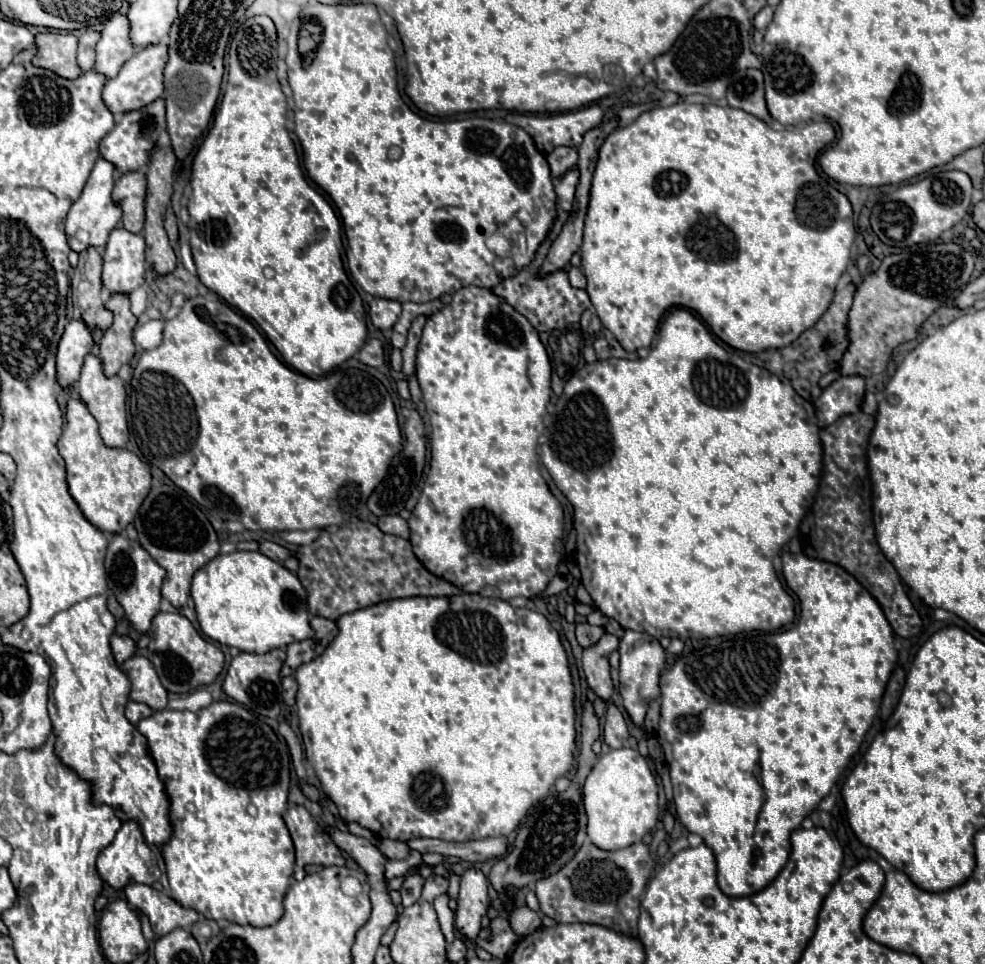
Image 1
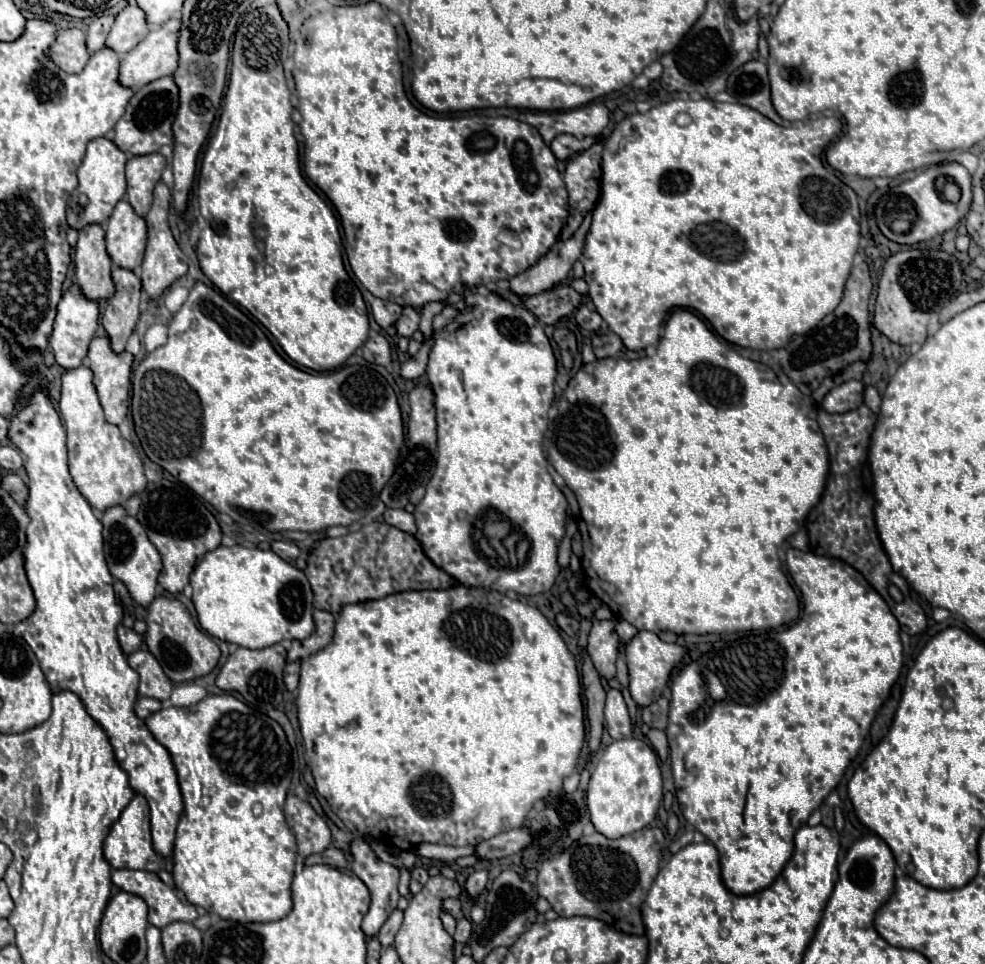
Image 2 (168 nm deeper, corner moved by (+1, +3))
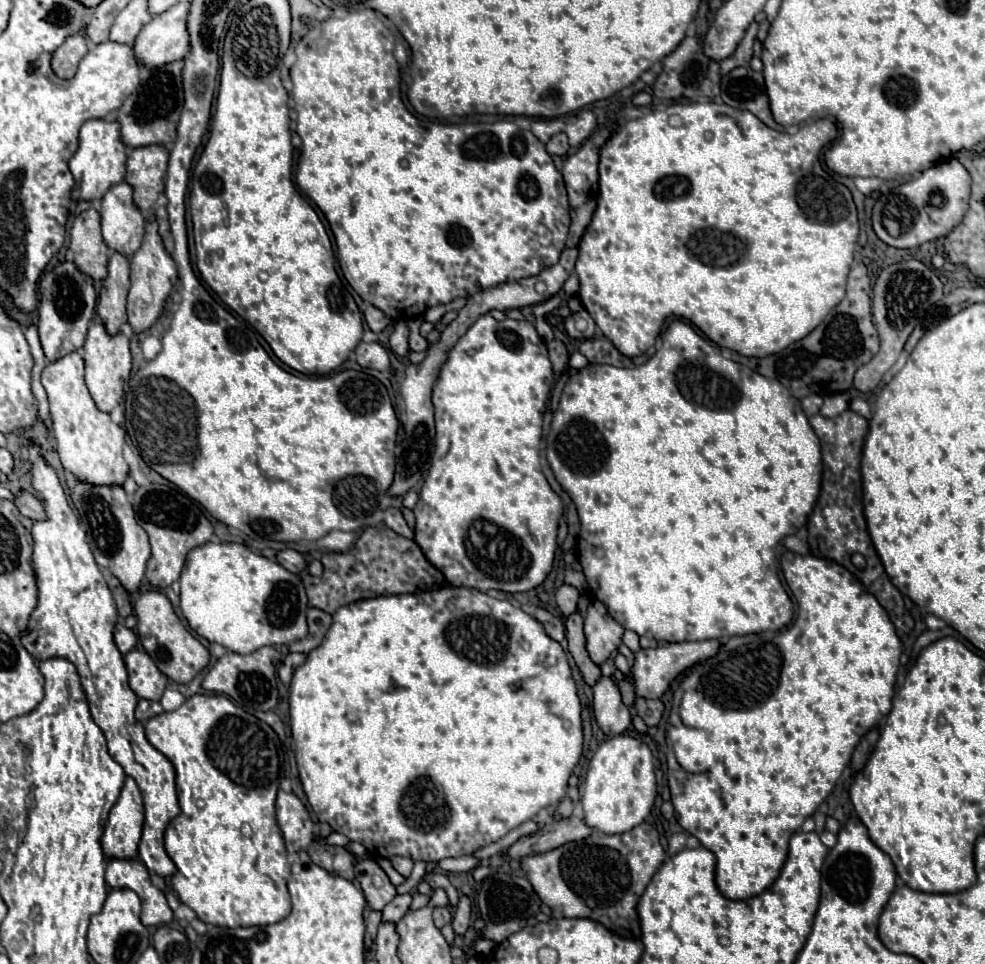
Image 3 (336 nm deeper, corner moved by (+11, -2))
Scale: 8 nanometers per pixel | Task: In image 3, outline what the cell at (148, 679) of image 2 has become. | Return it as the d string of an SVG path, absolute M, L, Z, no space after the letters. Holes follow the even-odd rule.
M129 651L123 661L127 665L129 685L135 695L139 699L159 701L167 687L167 677L155 667L153 659L149 659L145 651Z

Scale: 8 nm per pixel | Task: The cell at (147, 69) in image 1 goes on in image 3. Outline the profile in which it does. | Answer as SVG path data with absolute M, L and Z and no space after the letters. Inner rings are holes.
M177 3L141 29L133 43L133 53L141 67L153 69L185 59L189 53L189 33L185 31L187 11L189 3Z

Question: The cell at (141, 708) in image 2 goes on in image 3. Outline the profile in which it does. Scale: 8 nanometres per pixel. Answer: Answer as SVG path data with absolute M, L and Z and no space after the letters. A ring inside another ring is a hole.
M139 699L137 709L135 709L135 719L141 721L141 723L145 723L147 719L151 719L153 715L159 715L161 711L163 711L161 703L157 703L157 701L147 701L147 699Z

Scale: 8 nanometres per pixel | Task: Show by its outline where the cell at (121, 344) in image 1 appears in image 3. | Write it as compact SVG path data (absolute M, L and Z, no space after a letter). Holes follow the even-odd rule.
M111 253L109 273L101 285L97 301L97 317L109 335L117 335L121 325L127 323L127 293L129 293L129 259Z

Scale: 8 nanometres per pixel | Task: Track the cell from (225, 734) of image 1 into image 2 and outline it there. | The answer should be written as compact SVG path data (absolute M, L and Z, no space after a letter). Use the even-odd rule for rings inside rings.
M209 694L191 708L167 706L151 714L145 724L155 740L169 750L185 802L173 850L173 878L177 888L185 892L193 906L201 906L239 924L285 918L293 906L291 880L297 844L283 816L285 796L291 784L291 748L283 728L231 694Z

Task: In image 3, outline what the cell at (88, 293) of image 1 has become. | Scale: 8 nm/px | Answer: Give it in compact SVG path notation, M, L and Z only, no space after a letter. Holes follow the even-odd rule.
M91 207L73 221L69 233L69 249L73 253L73 263L81 273L89 275L93 281L105 279L109 261L109 249L101 239L99 219L99 213Z

